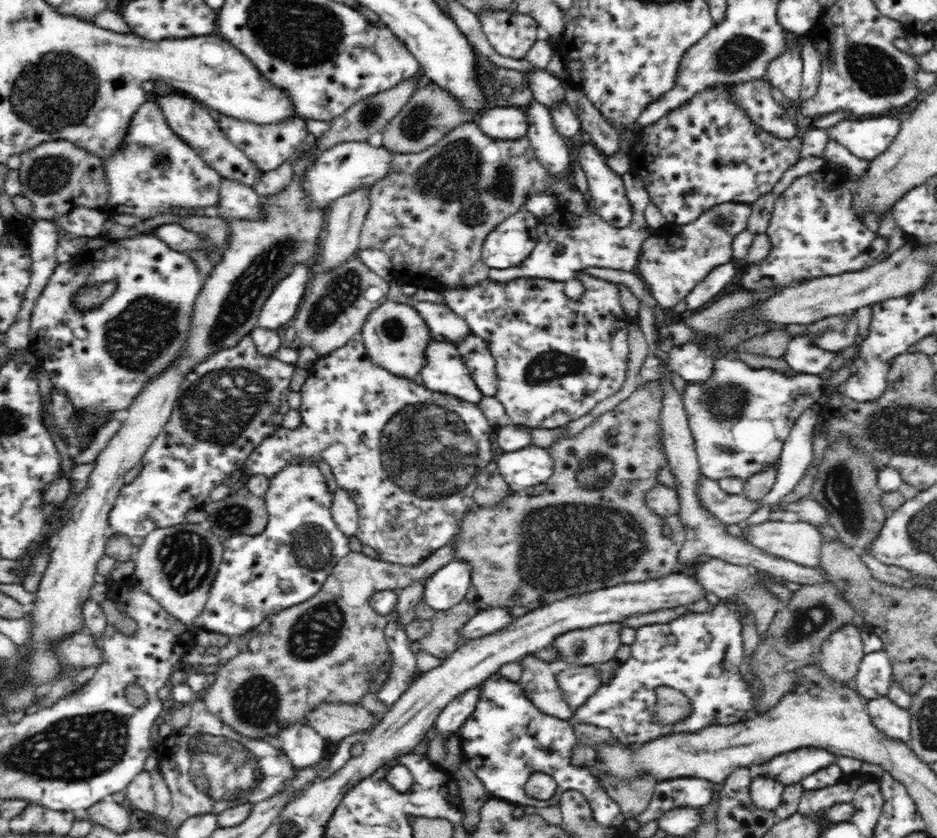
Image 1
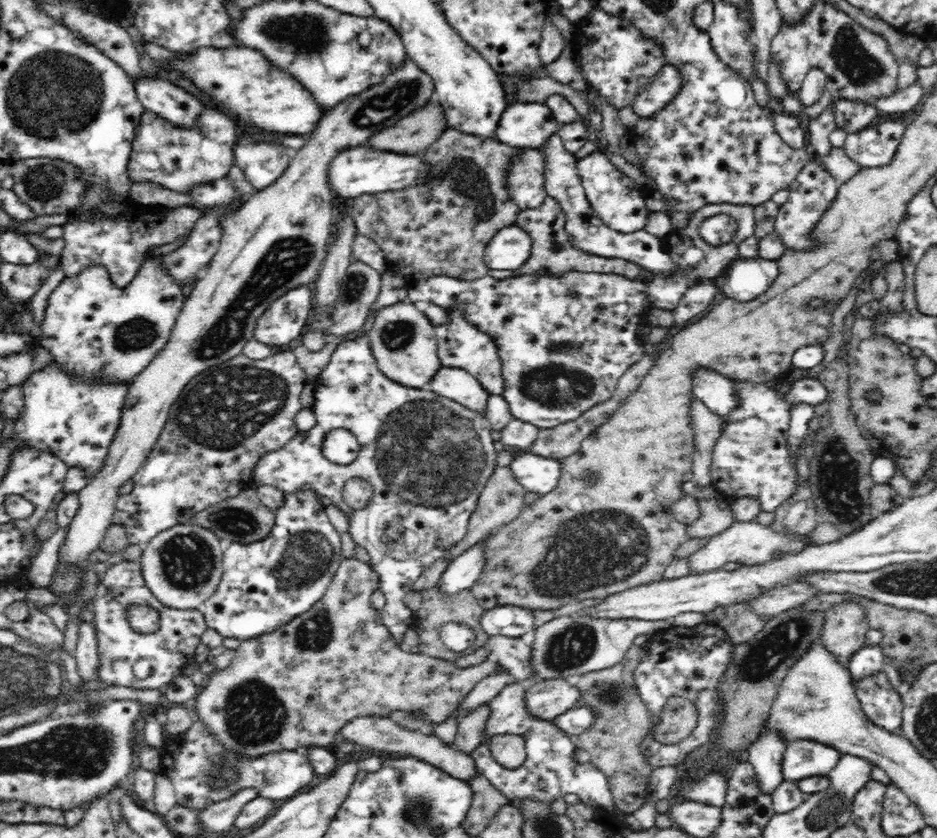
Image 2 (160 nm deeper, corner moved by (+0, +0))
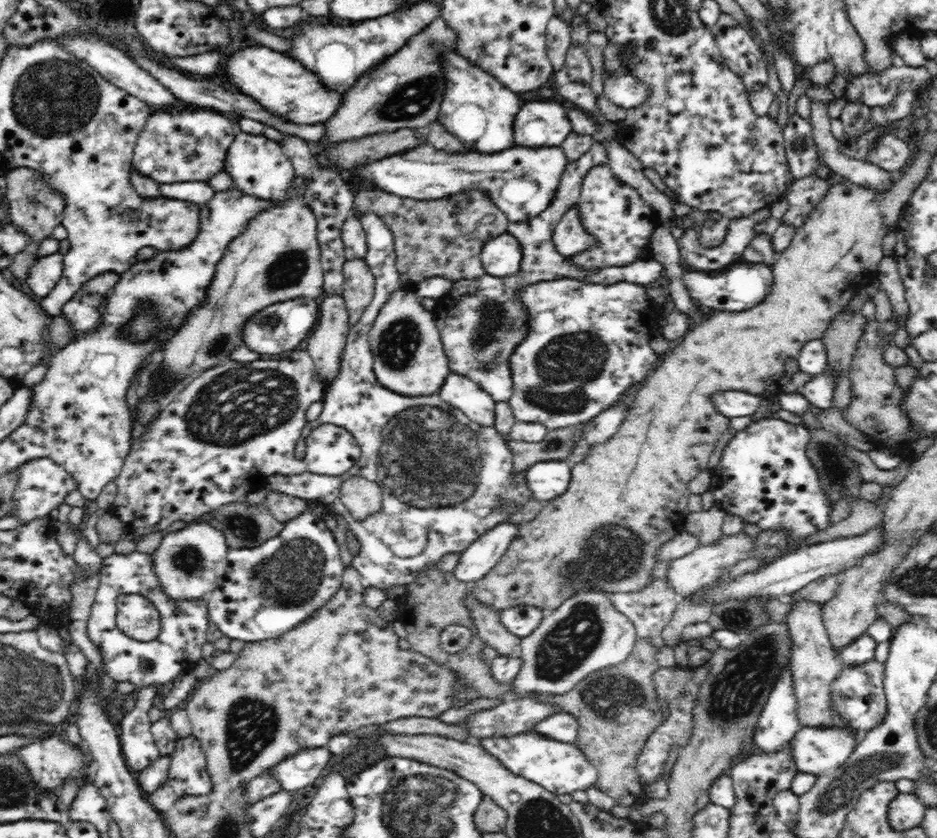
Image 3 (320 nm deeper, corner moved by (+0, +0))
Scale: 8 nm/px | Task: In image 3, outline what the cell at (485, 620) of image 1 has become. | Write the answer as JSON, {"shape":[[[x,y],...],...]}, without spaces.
{"shape":[[[518,605],[501,610],[499,613],[505,629],[521,639],[532,634],[544,618],[541,609],[530,605]]]}

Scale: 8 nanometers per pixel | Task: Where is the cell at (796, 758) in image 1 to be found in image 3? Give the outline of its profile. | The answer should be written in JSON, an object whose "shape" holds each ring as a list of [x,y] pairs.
{"shape":[[[802,726],[791,740],[791,754],[800,773],[822,775],[840,768],[852,754],[861,737],[859,731],[839,726]]]}

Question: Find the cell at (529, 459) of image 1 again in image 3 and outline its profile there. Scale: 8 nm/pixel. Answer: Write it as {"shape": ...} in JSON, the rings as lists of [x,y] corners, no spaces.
{"shape":[[[566,460],[540,461],[526,472],[528,488],[536,500],[551,501],[564,494],[572,480],[572,464]]]}

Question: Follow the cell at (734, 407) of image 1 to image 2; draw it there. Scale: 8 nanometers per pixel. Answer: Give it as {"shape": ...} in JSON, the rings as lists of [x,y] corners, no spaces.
{"shape":[[[803,378],[798,379],[794,384],[792,384],[792,388],[790,388],[790,392],[786,394],[786,398],[782,400],[782,398],[778,398],[778,394],[776,394],[776,390],[774,390],[774,382],[771,383],[764,383],[764,384],[752,384],[751,382],[741,382],[741,383],[734,383],[736,386],[736,390],[740,393],[739,398],[744,398],[742,400],[742,404],[735,411],[732,411],[732,414],[728,414],[728,416],[723,416],[724,418],[724,429],[721,432],[720,436],[717,438],[715,445],[713,446],[713,450],[711,452],[711,485],[719,494],[723,500],[730,502],[733,504],[736,500],[744,500],[744,498],[750,497],[750,499],[758,500],[760,503],[760,511],[762,512],[774,512],[775,508],[778,508],[783,502],[789,500],[791,496],[794,496],[798,490],[800,490],[800,474],[797,473],[797,465],[796,465],[796,455],[793,454],[791,448],[789,448],[788,444],[788,431],[789,431],[789,423],[791,422],[791,414],[789,414],[790,410],[792,410],[792,406],[799,405],[800,402],[803,404],[810,404],[812,407],[817,405],[823,404],[824,401],[827,399],[827,389],[822,385],[822,383],[818,379],[810,379],[810,378]]]}

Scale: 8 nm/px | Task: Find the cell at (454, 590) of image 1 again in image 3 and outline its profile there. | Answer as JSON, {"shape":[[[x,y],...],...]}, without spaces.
{"shape":[[[516,522],[500,523],[480,535],[470,546],[461,552],[458,564],[453,570],[457,580],[470,586],[480,580],[505,554],[509,544],[519,533]]]}

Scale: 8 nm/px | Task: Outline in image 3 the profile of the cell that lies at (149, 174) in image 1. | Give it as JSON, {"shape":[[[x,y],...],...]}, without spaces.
{"shape":[[[189,105],[178,112],[174,112],[174,114],[169,111],[152,112],[137,138],[132,160],[133,168],[160,184],[205,182],[214,174],[223,171],[228,148],[232,145],[238,132],[241,132],[238,124],[225,118],[222,112],[195,108]]]}

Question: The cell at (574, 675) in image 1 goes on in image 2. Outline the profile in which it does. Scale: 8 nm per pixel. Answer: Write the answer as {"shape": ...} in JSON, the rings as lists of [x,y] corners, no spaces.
{"shape":[[[564,679],[543,680],[524,692],[524,706],[532,717],[554,720],[579,705],[580,691]]]}

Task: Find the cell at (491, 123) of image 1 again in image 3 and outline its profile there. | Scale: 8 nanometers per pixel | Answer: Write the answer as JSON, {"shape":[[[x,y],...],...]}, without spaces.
{"shape":[[[551,100],[528,101],[521,106],[513,122],[513,138],[517,147],[561,147],[566,137],[573,132],[566,108]]]}

